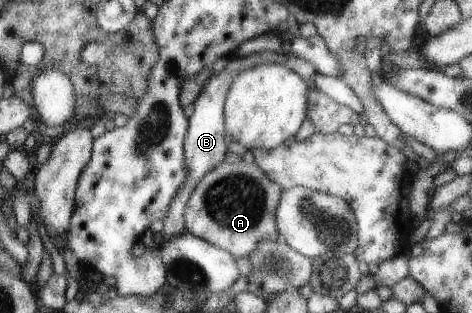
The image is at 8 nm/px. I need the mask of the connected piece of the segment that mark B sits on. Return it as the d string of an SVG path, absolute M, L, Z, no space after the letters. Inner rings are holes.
M258 51L243 57L230 58L226 67L221 70L219 74L213 73L210 75L210 78L207 78L196 100L193 102L194 111L189 117L189 125L185 136L185 159L187 160L187 168L189 168L187 180L185 181L185 186L179 191L174 204L171 205L169 214L166 216L166 219L163 220L164 228L162 228L161 233L164 234L164 237L172 238L187 231L184 213L192 191L196 188L197 182L205 174L208 174L208 171L211 171L217 164L220 164L228 153L227 148L230 140L228 139L225 129L224 107L226 95L229 94L229 88L233 84L234 79L237 75L240 75L242 71L248 71L251 68L266 63L284 65L289 69L293 69L295 73L298 73L307 81L310 81L312 85L314 75L318 72L309 60L298 56L296 53L287 51Z

